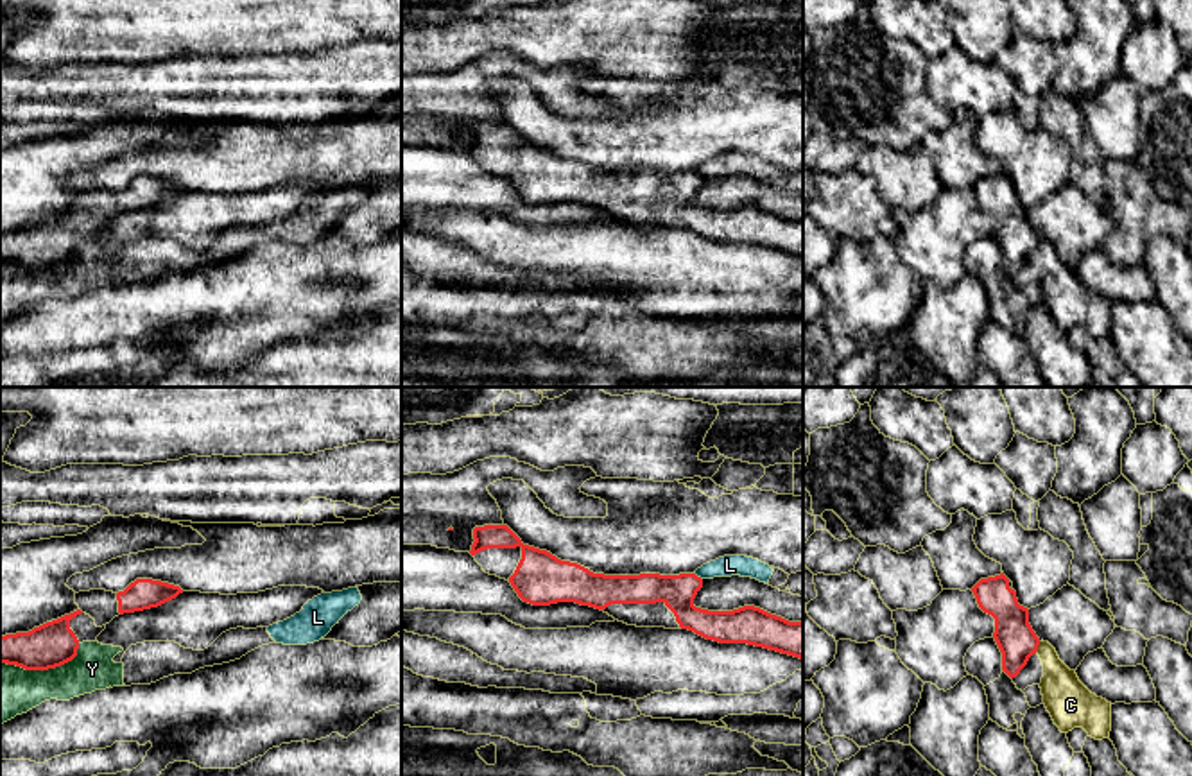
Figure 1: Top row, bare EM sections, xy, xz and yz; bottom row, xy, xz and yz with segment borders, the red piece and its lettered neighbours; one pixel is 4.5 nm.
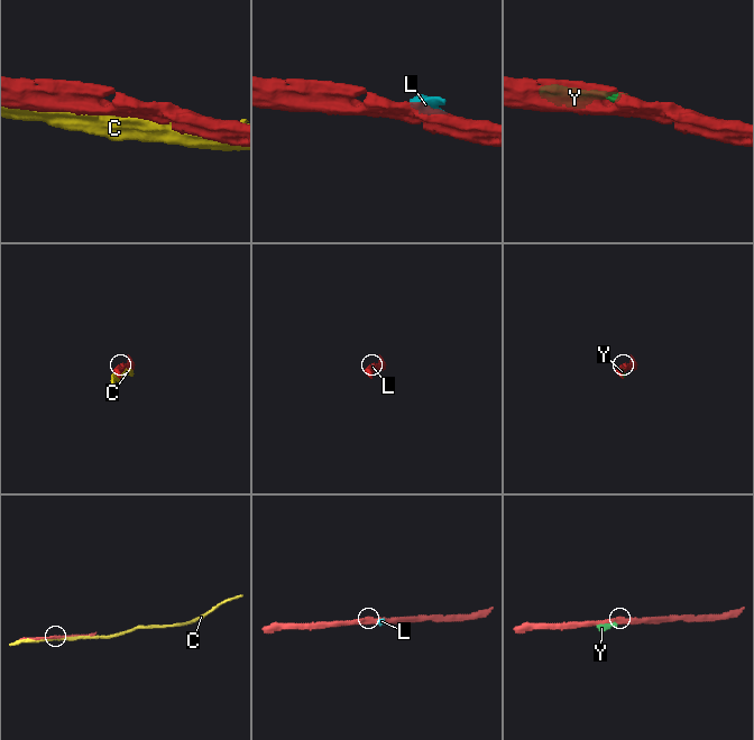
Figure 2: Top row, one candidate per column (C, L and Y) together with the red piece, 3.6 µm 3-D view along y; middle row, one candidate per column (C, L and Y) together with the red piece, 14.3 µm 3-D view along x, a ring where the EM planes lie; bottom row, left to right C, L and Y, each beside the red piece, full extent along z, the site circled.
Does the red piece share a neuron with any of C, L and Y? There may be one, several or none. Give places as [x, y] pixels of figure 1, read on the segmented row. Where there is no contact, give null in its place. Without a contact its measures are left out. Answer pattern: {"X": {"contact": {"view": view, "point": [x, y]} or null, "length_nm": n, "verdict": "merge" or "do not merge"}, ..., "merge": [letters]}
{"C": {"contact": {"view": "yz", "point": [1036, 647]}, "length_nm": 60, "verdict": "do not merge"}, "L": {"contact": {"view": "xz", "point": [696, 576]}, "length_nm": 50, "verdict": "do not merge"}, "Y": {"contact": {"view": "xy", "point": [43, 669]}, "length_nm": 380, "verdict": "do not merge"}, "merge": []}

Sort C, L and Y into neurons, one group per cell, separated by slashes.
C / L Y

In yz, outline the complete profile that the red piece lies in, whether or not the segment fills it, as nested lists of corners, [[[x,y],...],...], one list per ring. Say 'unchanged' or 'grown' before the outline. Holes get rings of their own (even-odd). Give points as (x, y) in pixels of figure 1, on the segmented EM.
unchanged | [[[1004,573],[980,579],[972,591],[979,608],[995,618],[993,638],[1002,652],[1002,670],[1013,679],[1040,645],[1029,624],[1029,609],[1018,604]]]

